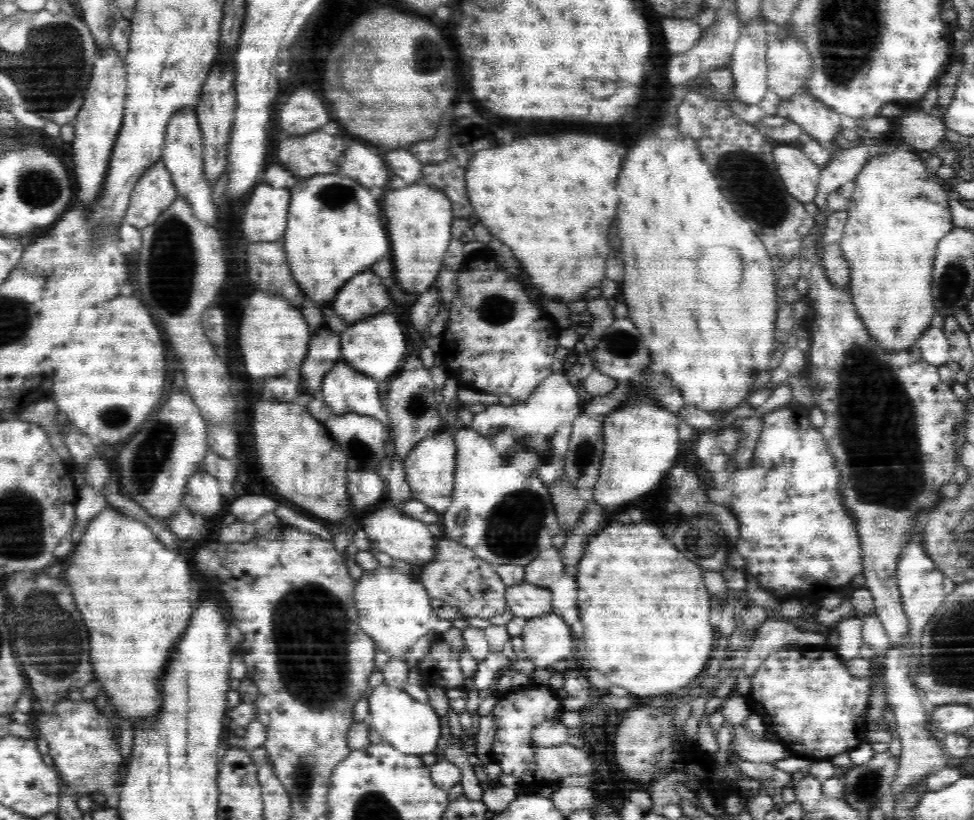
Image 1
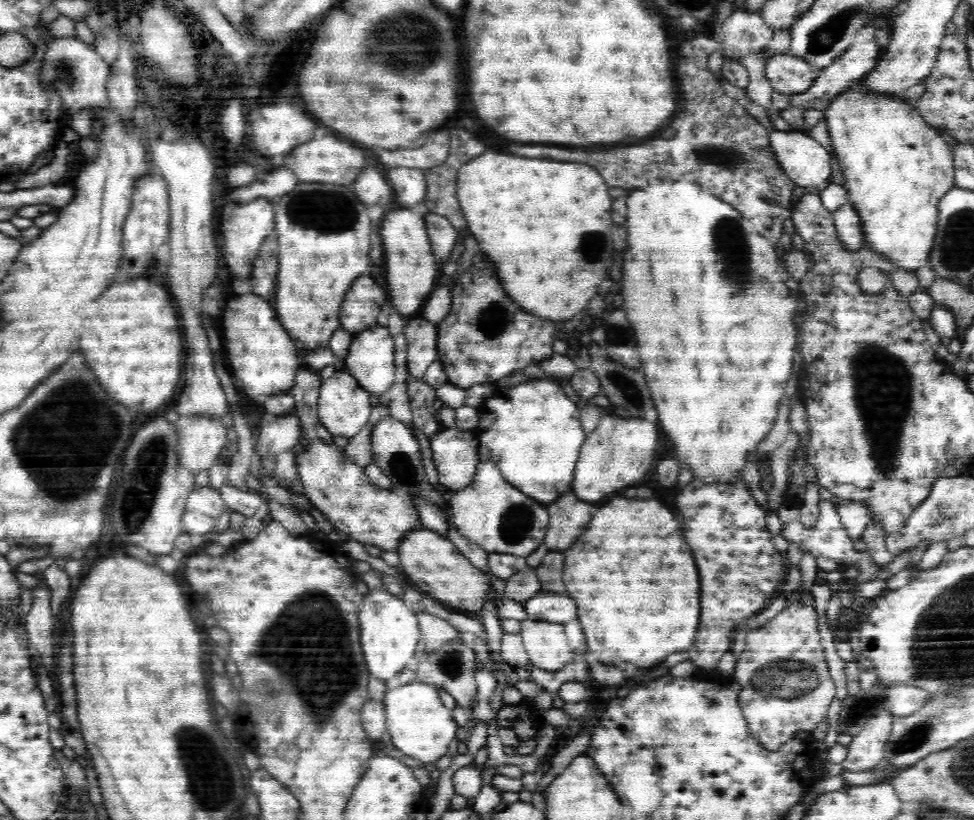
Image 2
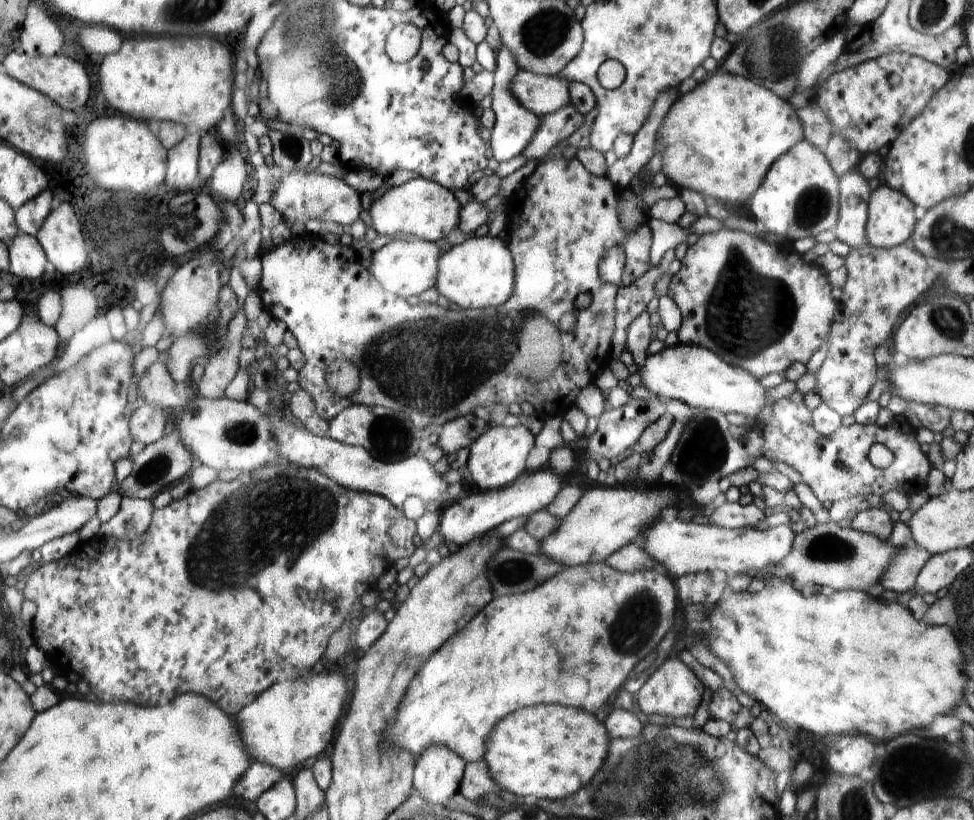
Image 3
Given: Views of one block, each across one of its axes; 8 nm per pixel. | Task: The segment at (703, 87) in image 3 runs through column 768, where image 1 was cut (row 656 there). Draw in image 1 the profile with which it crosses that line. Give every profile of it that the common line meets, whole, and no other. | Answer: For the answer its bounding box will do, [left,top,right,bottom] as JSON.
[64,506,198,724]

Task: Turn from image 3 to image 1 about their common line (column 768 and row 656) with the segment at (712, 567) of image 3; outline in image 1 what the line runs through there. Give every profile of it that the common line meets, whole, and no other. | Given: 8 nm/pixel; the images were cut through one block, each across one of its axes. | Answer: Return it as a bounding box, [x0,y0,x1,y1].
[521,612,575,668]

